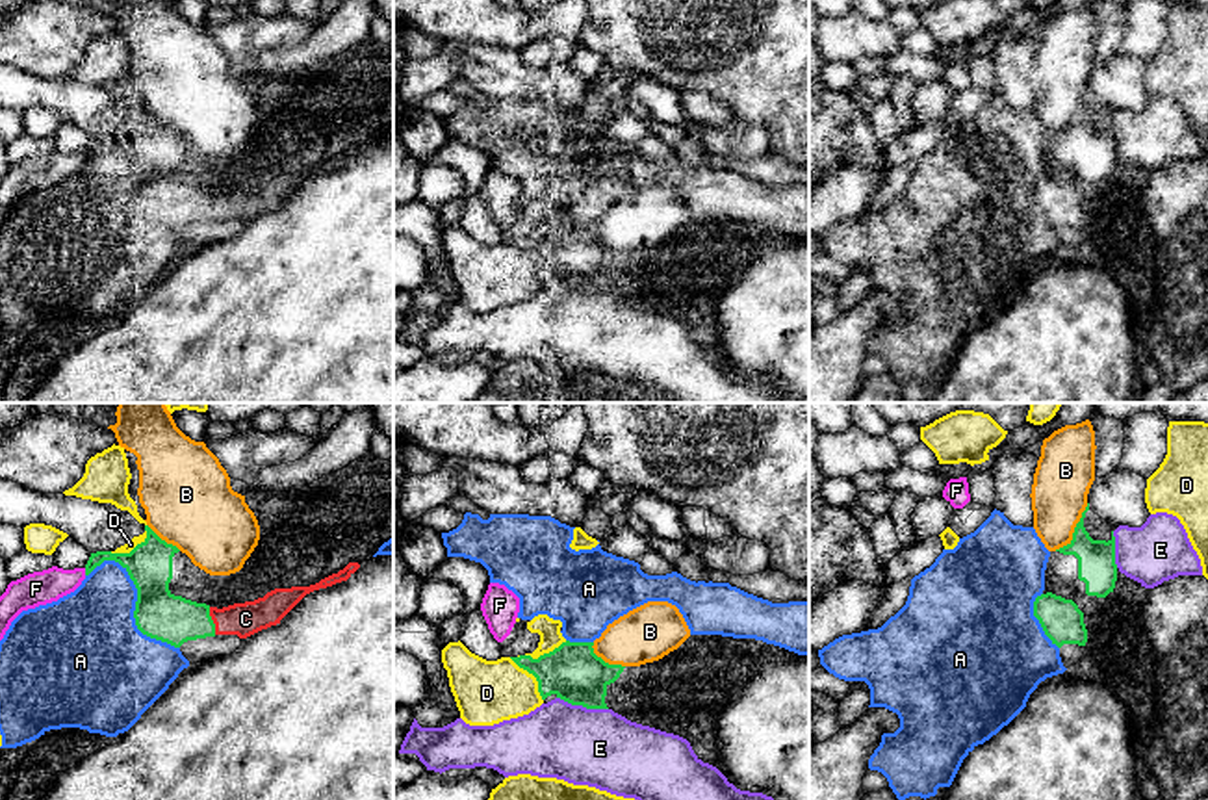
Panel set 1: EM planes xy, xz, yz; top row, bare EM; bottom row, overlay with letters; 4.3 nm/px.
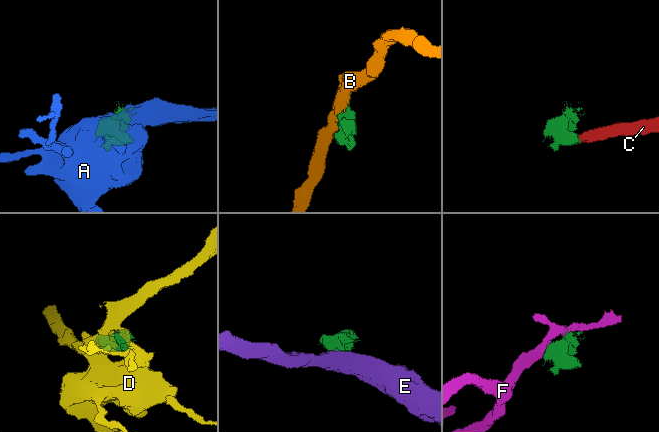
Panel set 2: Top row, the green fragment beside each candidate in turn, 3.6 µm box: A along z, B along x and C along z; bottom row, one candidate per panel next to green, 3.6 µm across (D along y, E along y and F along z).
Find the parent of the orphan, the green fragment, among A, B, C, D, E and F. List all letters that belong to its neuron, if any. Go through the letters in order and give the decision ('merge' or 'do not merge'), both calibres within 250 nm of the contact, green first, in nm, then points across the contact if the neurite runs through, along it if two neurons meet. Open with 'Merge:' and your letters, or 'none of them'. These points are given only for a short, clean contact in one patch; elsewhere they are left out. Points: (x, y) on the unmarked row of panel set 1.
Merge: C
A: do not merge | 220/400 nm
B: do not merge | 170/260 nm
C: merge | 220/140 nm | across xy (160, 199), (175, 205), (212, 205), (245, 203)
D: do not merge | 240/280 nm
E: do not merge | 240/340 nm
F: do not merge | 150/150 nm | along xy (84, 153), (86, 158)

